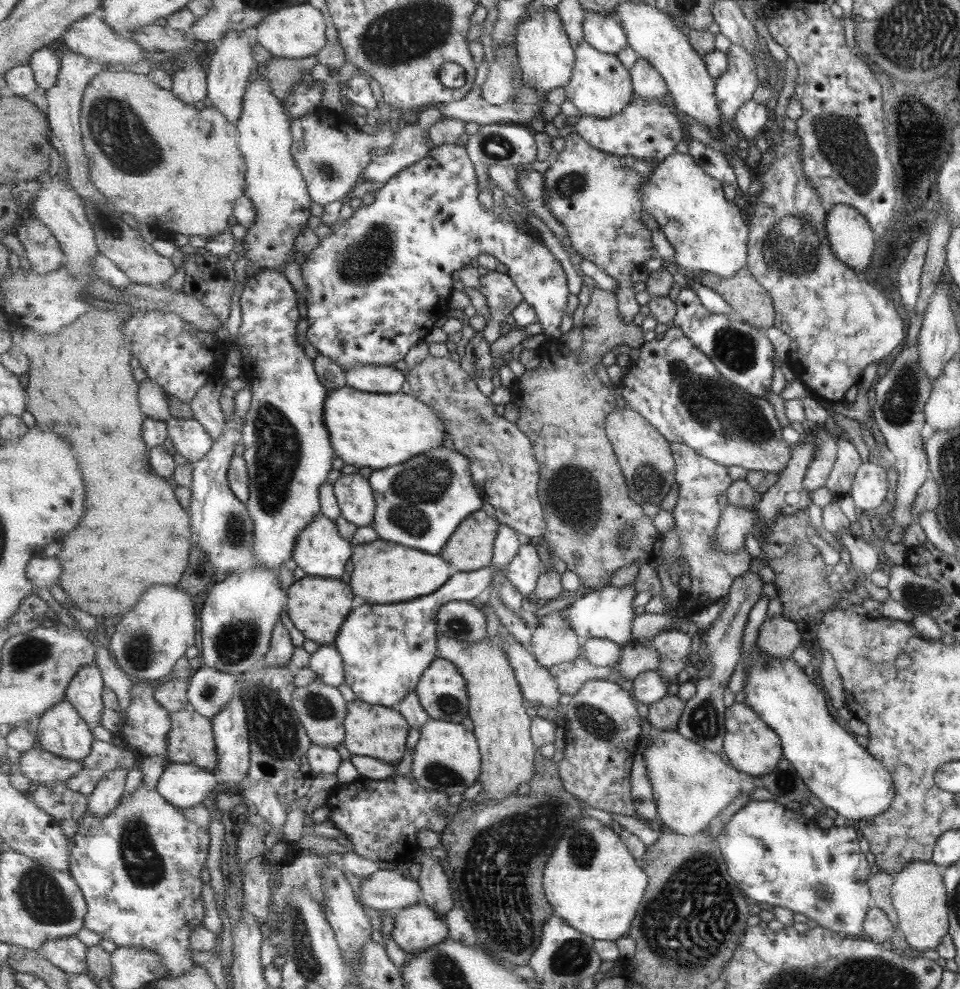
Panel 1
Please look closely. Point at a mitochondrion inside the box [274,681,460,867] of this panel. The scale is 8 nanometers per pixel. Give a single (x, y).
(318, 707)

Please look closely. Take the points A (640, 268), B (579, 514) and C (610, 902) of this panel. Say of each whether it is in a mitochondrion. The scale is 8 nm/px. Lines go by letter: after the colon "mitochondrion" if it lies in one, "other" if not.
A: other
B: mitochondrion
C: other

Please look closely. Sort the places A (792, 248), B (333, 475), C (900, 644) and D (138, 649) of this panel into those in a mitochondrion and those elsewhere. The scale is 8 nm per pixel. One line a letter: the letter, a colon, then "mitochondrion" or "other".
A: mitochondrion
B: other
C: other
D: mitochondrion

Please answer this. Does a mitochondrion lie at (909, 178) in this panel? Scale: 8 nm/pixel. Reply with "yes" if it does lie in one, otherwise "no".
no

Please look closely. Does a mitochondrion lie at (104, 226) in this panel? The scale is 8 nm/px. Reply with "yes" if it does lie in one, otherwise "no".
yes

